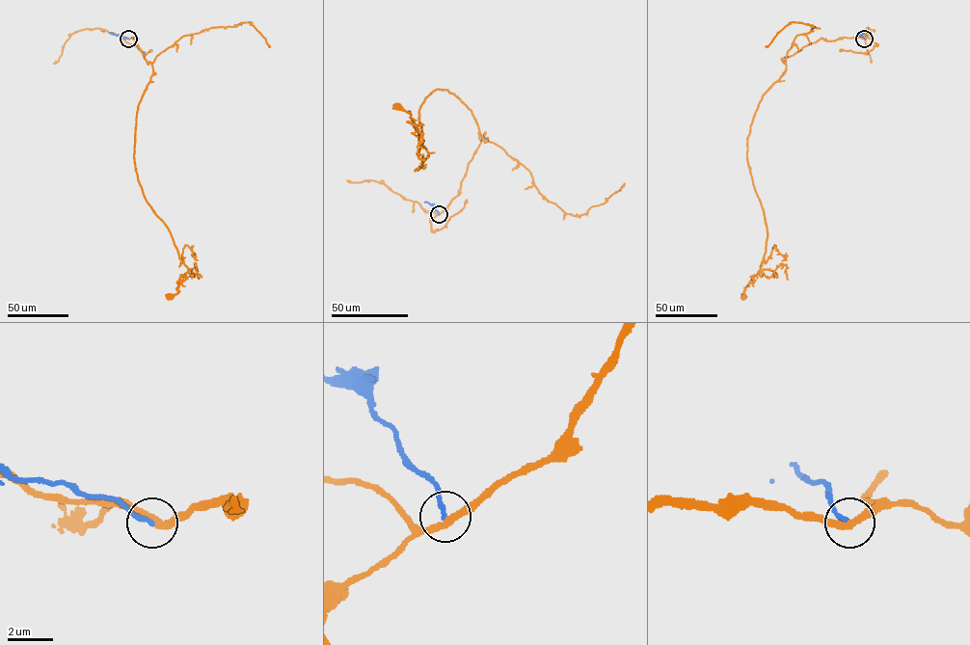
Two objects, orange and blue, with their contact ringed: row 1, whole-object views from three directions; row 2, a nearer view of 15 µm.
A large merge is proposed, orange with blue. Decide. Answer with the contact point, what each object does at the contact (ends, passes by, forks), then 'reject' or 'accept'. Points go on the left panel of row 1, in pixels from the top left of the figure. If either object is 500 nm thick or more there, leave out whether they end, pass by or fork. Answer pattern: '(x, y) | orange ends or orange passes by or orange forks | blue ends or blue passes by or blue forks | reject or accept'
(128, 39) | orange passes by | blue ends | reject

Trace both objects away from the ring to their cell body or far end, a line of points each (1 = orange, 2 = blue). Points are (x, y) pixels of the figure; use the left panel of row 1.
1: (128, 39), (136, 38), (153, 73), (137, 113), (138, 180), (187, 268), (177, 282), (178, 291), (169, 297)
2: (128, 39), (110, 33)

